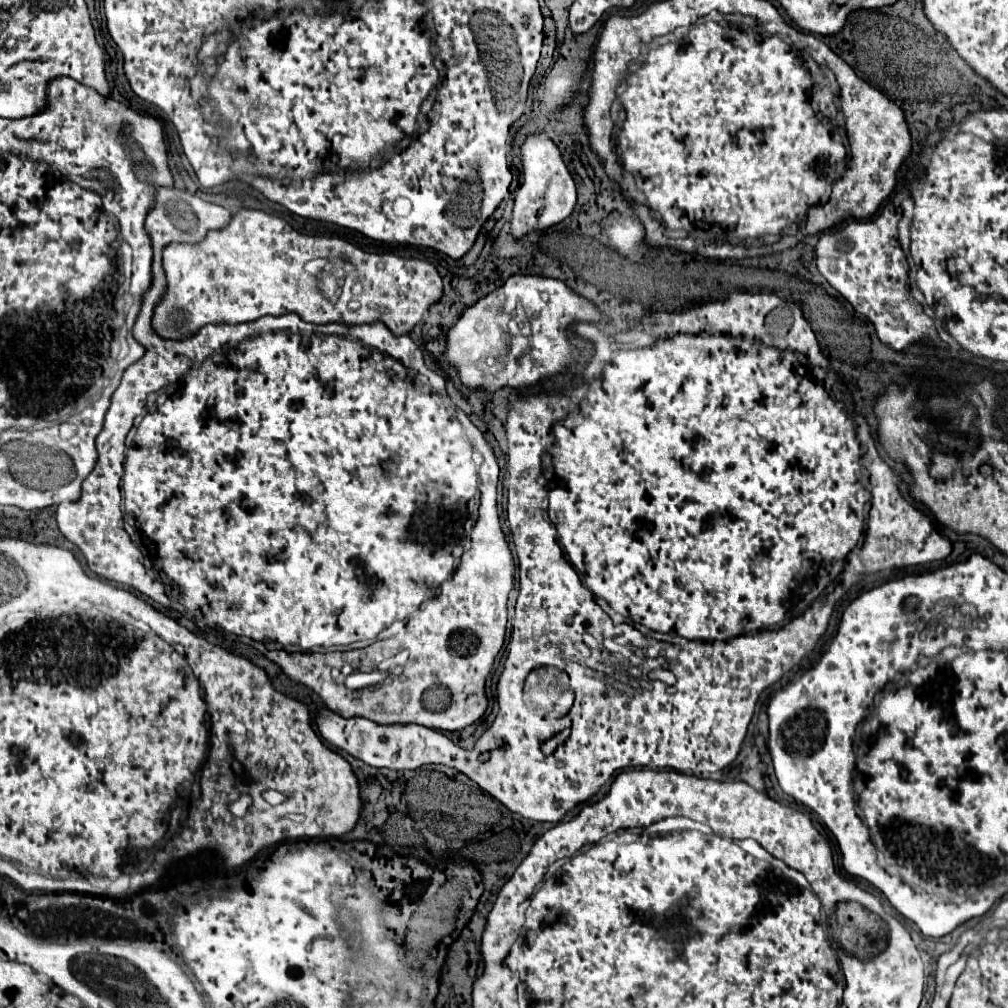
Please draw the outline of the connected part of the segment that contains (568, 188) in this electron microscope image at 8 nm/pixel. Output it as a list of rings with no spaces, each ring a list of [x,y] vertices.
[[[529,136],[521,146],[521,160],[523,160],[523,184],[517,190],[513,214],[511,214],[511,236],[521,240],[531,232],[543,232],[559,222],[563,222],[575,208],[575,182],[561,160],[559,148],[543,138],[543,136]]]

